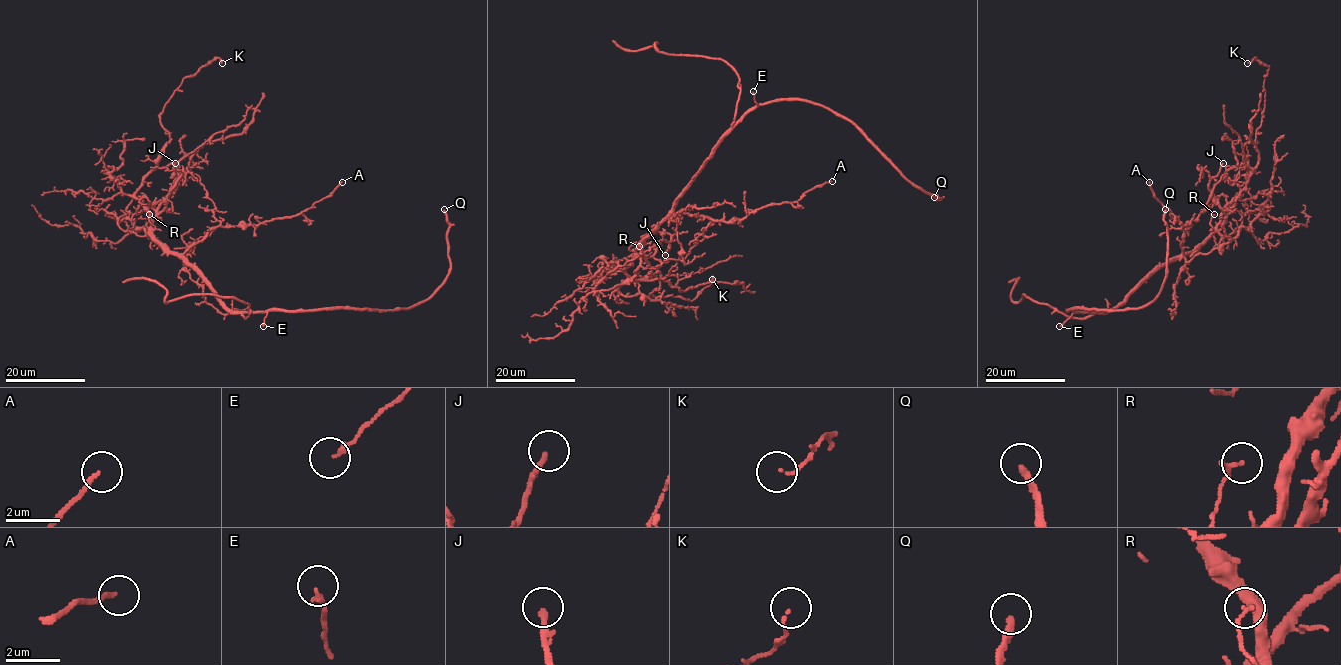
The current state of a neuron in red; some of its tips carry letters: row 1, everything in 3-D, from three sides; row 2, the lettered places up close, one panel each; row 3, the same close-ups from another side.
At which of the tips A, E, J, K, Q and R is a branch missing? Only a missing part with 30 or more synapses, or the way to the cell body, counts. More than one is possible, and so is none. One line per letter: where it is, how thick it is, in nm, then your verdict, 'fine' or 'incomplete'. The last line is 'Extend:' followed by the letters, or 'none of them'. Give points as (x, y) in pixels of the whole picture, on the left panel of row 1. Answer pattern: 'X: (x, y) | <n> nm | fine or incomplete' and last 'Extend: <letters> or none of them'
A: (342, 182) | 150 nm | fine
E: (263, 326) | 170 nm | fine
J: (175, 163) | 200 nm | incomplete
K: (222, 63) | 100 nm | fine
Q: (444, 209) | 260 nm | incomplete
R: (149, 214) | 150 nm | fine
Extend: J, Q

